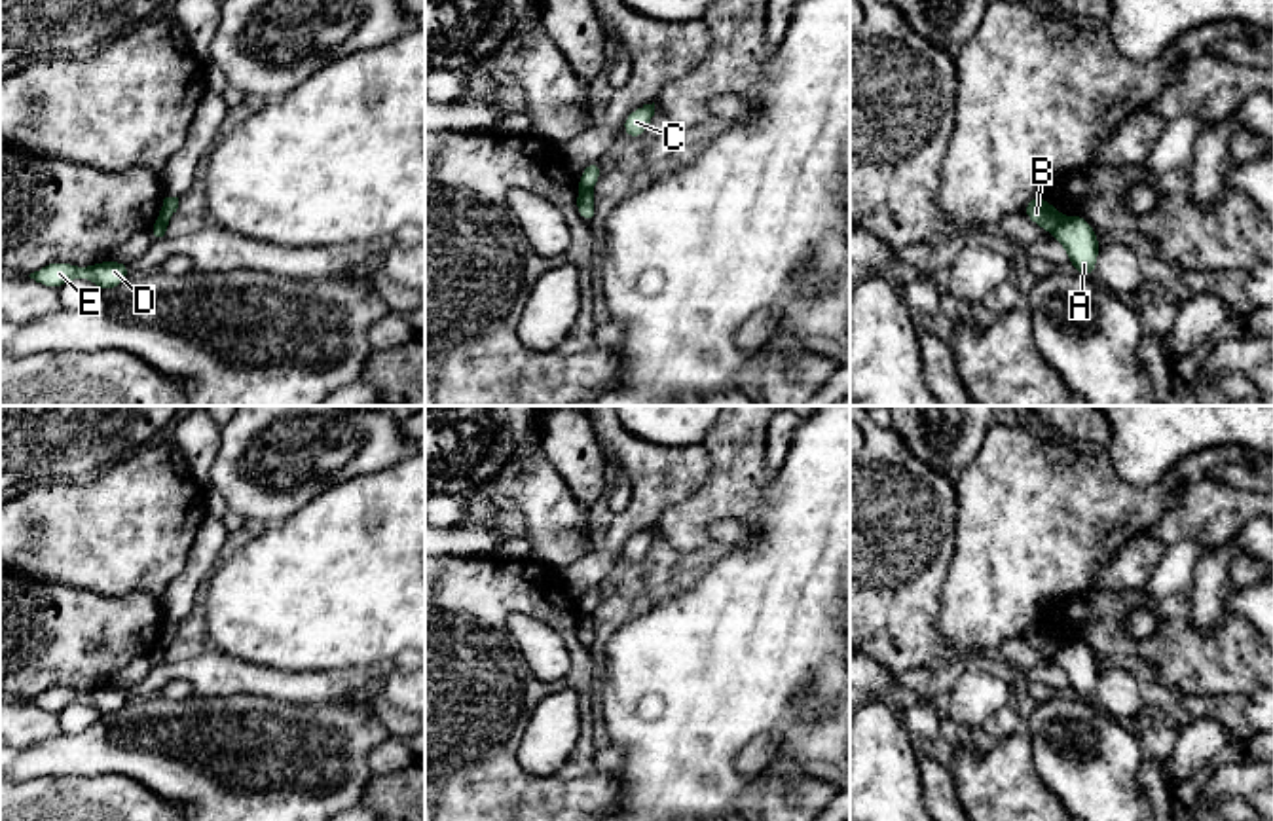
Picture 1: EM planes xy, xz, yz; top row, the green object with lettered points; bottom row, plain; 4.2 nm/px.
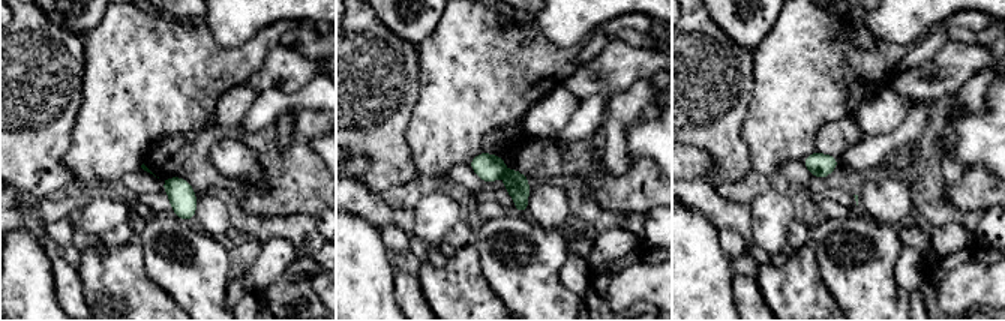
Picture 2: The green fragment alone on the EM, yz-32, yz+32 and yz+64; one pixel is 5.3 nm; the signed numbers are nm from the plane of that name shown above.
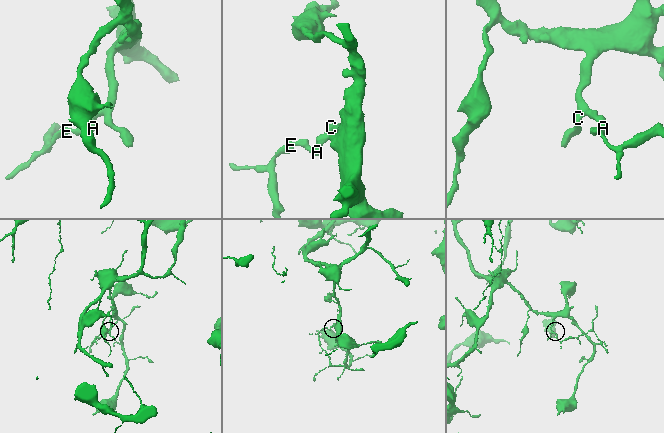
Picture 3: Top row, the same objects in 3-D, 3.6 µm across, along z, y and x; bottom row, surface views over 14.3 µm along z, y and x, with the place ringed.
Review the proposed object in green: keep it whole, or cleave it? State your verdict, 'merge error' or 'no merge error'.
merge error

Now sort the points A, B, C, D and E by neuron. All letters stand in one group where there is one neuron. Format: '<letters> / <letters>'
A D E / B C

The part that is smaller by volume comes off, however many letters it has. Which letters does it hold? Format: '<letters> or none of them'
A, D, E

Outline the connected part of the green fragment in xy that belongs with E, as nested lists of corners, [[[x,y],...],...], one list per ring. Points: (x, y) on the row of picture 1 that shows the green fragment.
[[[110,258],[106,262],[87,267],[72,265],[66,262],[53,262],[30,273],[28,277],[47,288],[61,288],[70,279],[87,279],[104,292],[120,286],[129,273],[129,264],[120,264]]]

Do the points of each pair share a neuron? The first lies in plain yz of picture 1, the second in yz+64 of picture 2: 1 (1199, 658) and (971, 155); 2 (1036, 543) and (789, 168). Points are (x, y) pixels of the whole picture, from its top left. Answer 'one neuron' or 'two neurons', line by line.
1: two neurons
2: two neurons

